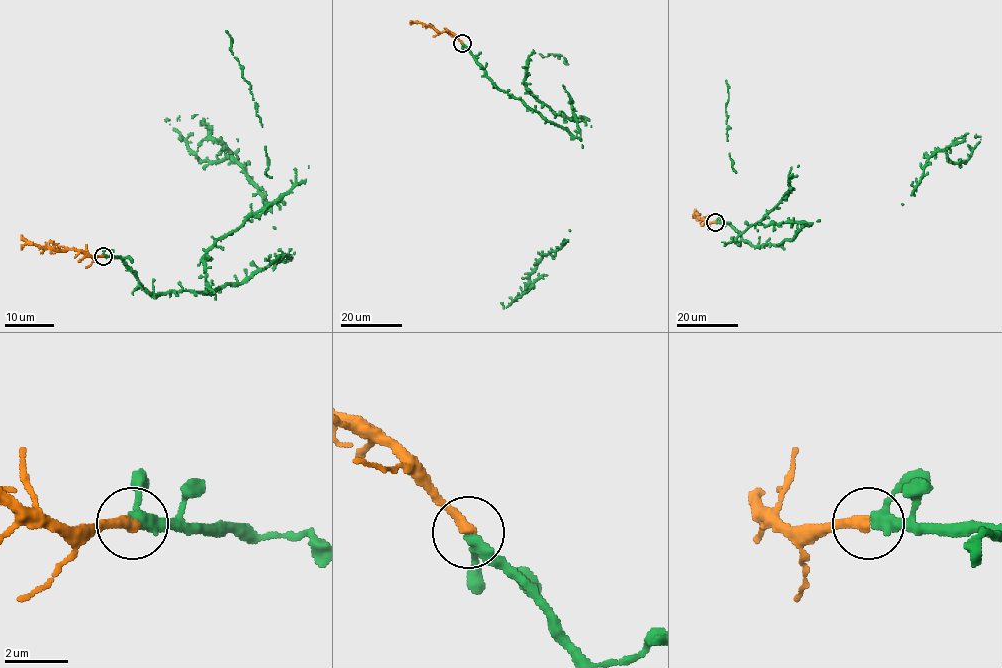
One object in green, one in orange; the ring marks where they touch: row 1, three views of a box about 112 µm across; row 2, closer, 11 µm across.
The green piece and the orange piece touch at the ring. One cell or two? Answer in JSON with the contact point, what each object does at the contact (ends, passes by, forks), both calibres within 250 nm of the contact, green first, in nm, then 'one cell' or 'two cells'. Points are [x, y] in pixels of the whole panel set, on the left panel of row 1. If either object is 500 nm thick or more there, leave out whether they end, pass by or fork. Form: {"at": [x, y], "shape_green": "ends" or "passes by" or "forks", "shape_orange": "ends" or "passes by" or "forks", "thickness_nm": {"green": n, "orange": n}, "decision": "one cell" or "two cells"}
{"at": [103, 256], "shape_green": "passes by", "shape_orange": "ends", "thickness_nm": {"green": 340, "orange": 360}, "decision": "one cell"}

